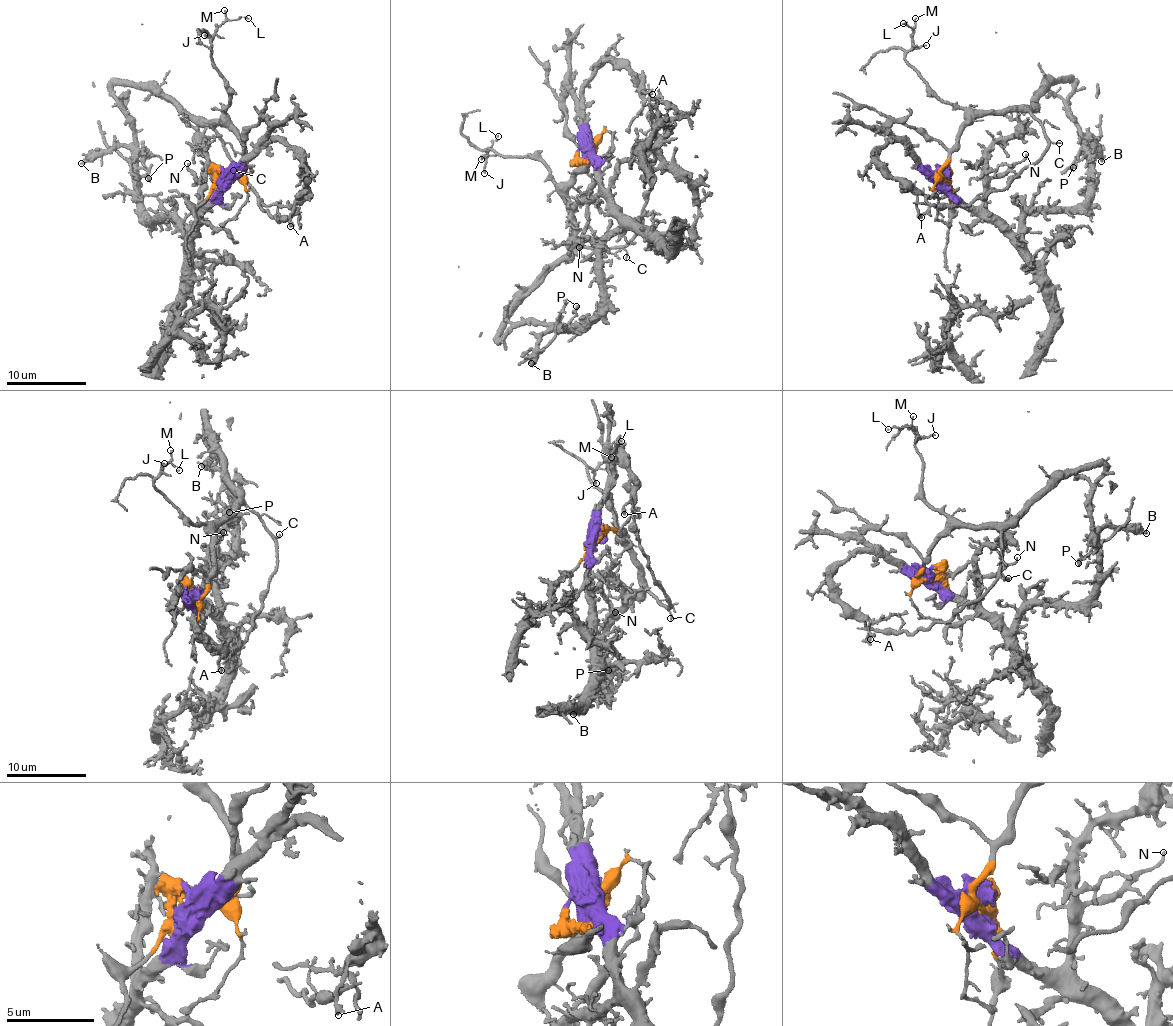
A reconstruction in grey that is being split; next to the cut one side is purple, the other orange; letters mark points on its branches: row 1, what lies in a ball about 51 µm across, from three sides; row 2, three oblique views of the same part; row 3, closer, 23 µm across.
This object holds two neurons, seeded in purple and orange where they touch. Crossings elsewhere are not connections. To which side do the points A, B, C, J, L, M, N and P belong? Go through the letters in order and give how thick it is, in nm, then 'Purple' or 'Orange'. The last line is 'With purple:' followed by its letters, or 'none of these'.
A: Thickness 280 nm. Purple
B: Thickness 240 nm. Purple
C: Thickness 100 nm. Orange
J: Thickness 100 nm. Orange
L: Thickness 80 nm. Orange
M: Thickness 100 nm. Orange
N: Thickness 150 nm. Purple
P: Thickness 160 nm. Purple
With purple: A, B, N, P

